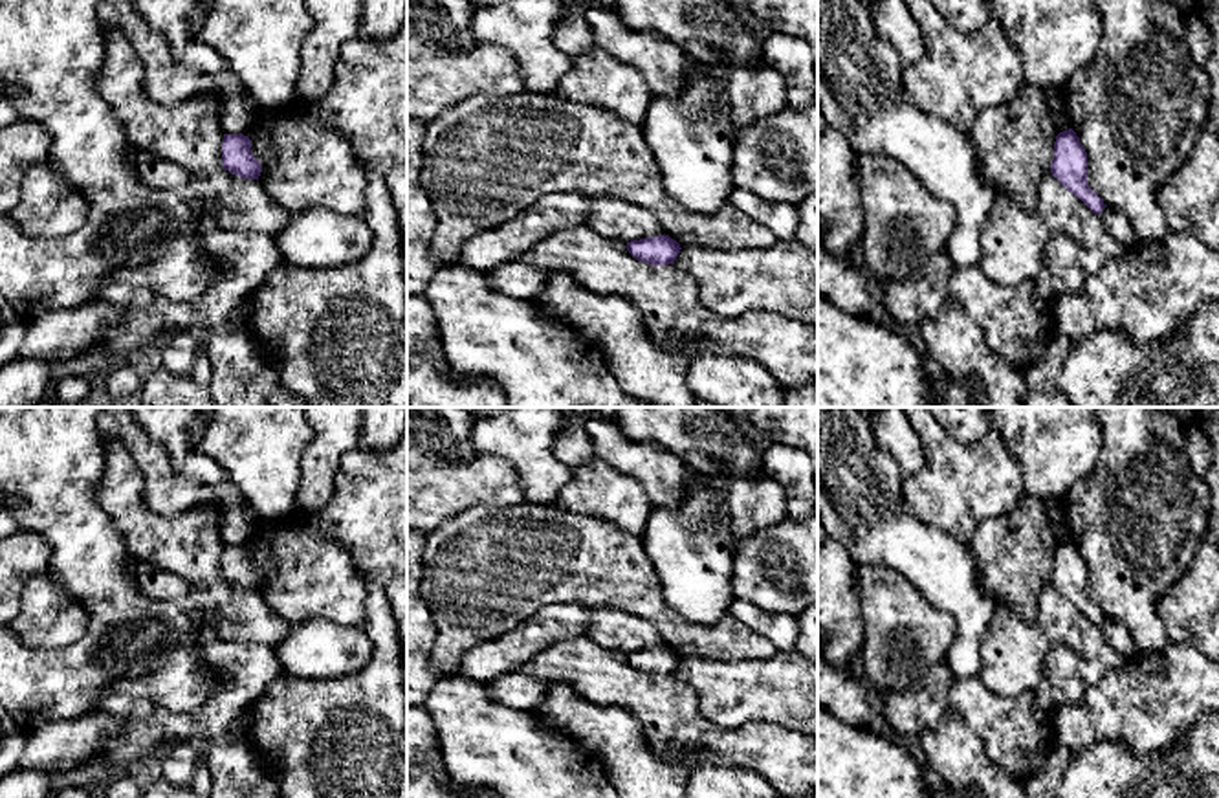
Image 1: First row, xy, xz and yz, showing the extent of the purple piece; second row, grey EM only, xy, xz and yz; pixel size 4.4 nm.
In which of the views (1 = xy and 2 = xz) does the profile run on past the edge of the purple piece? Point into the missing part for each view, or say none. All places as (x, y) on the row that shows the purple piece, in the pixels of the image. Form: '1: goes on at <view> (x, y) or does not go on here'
1: does not go on here
2: does not go on here

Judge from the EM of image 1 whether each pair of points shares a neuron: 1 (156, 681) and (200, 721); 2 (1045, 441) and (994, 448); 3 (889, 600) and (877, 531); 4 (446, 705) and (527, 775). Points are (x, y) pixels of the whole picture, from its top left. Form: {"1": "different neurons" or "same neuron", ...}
{"1": "different neurons", "2": "different neurons", "3": "different neurons", "4": "same neuron"}

